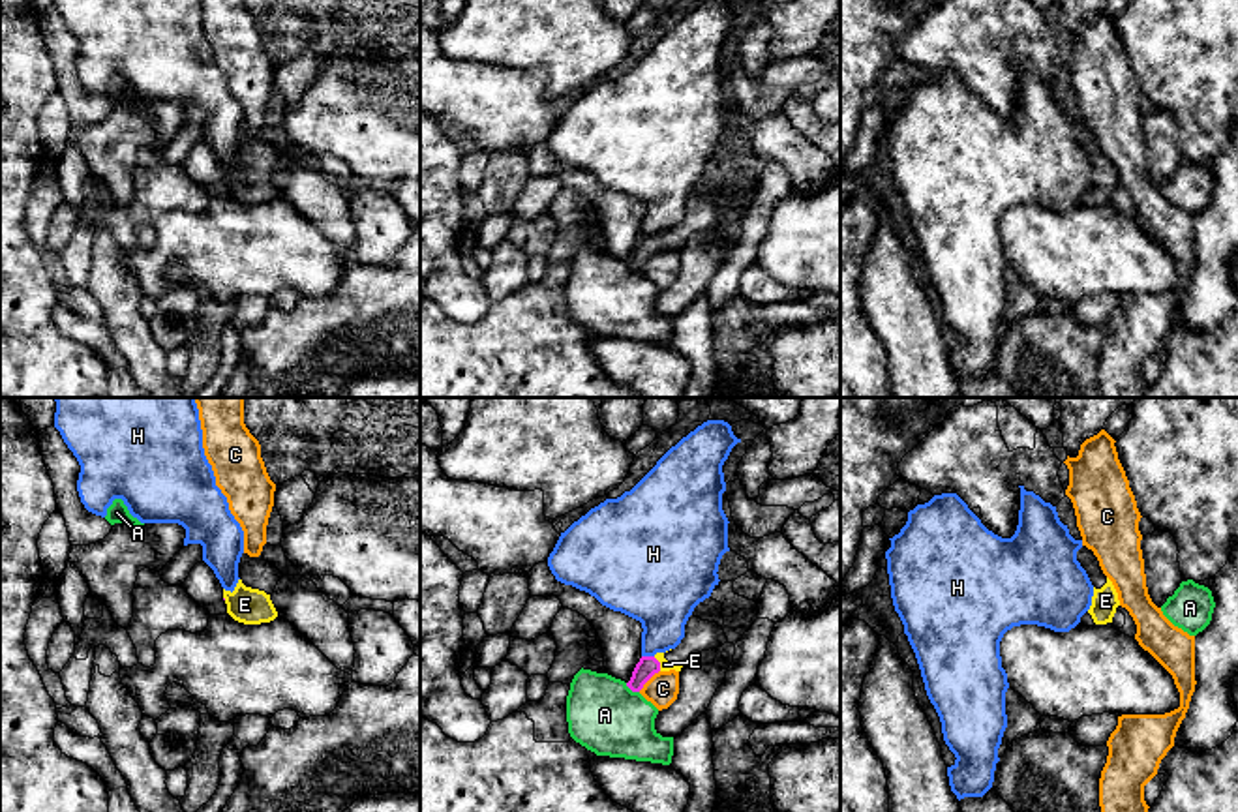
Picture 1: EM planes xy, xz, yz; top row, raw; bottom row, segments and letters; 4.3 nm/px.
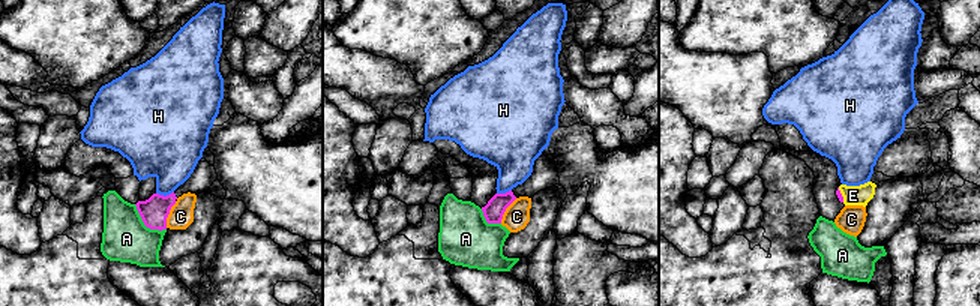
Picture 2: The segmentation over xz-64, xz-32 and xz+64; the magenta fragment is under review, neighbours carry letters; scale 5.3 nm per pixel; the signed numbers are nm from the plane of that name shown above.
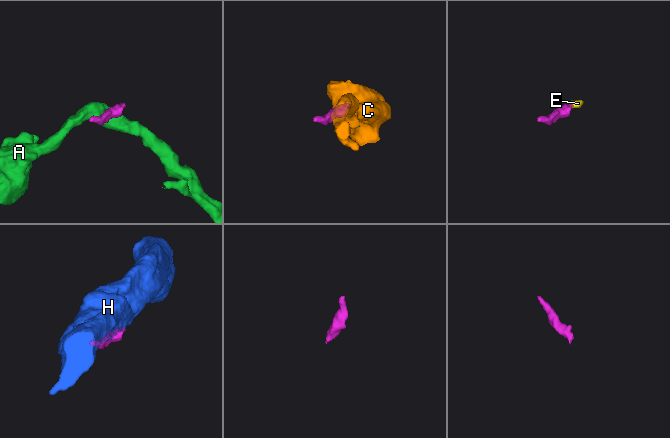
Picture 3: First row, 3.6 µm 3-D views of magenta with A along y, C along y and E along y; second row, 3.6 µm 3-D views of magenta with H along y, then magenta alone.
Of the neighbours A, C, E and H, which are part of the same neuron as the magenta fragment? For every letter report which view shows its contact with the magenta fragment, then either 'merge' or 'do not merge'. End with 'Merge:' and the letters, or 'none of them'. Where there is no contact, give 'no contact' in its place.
A: contact in xz; do not merge
C: contact in xz; do not merge
E: contact in xz; merge
H: contact in xz; do not merge
Merge: E

